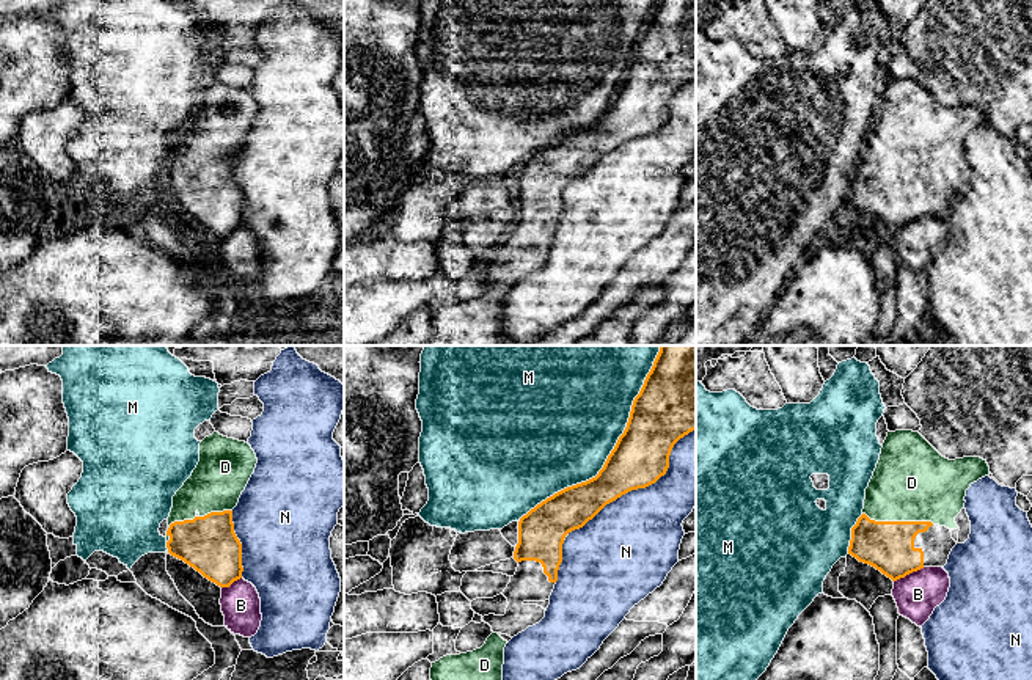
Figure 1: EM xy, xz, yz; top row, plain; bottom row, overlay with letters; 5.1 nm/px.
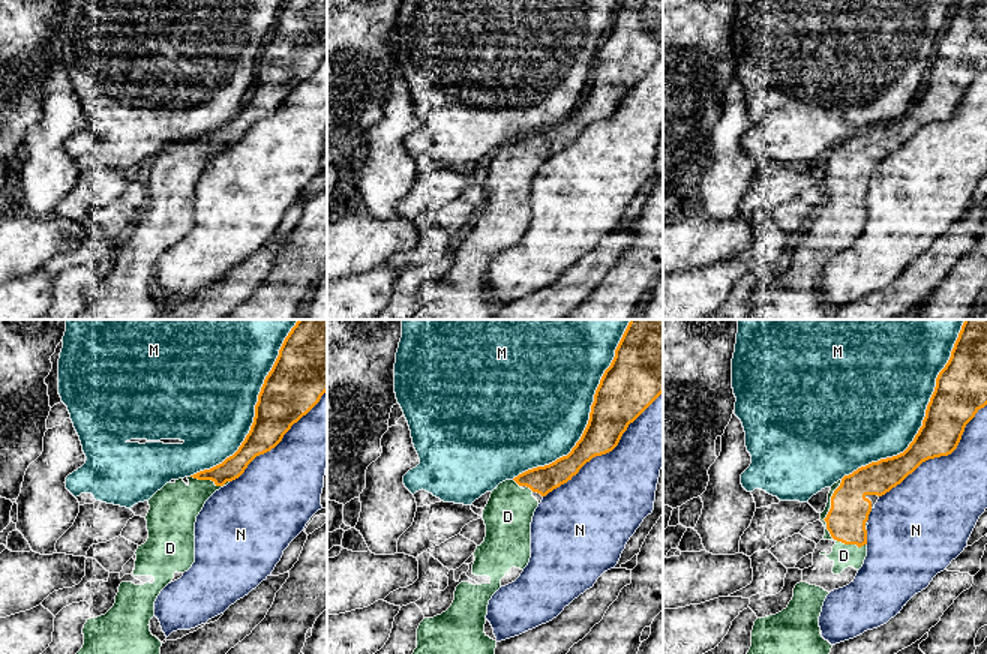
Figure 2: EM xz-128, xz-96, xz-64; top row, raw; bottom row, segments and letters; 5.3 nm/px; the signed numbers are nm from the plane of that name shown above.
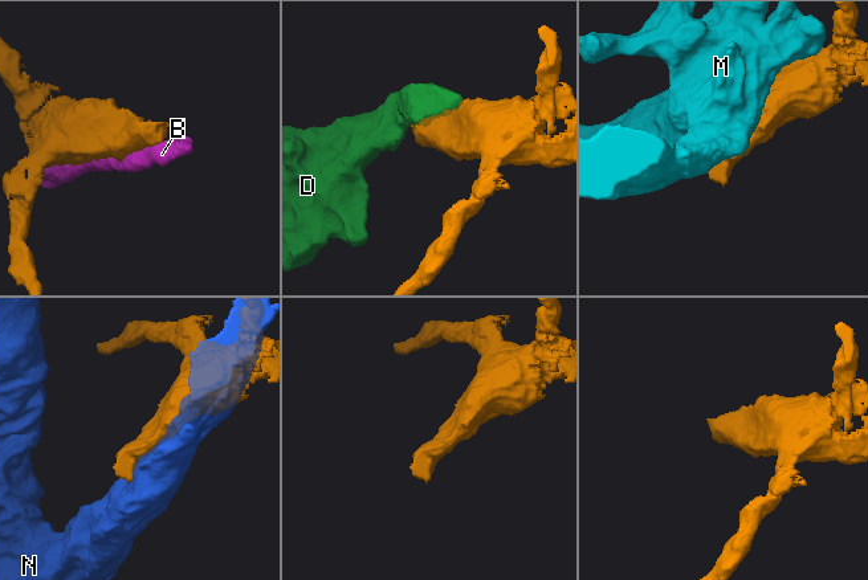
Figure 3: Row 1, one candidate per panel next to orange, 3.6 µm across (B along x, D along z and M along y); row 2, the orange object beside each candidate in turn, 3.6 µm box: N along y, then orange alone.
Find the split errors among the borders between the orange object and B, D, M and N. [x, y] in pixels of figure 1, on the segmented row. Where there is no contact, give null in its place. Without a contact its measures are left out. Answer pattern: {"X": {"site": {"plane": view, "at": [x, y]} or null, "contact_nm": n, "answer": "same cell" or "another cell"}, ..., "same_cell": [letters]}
{"B": {"site": {"plane": "yz", "at": [908, 573]}, "contact_nm": 180, "answer": "another cell"}, "D": {"site": {"plane": "yz", "at": [899, 522]}, "contact_nm": 380, "answer": "another cell"}, "M": {"site": {"plane": "xz", "at": [613, 449]}, "contact_nm": 1150, "answer": "another cell"}, "N": {"site": {"plane": "xz", "at": [640, 487]}, "contact_nm": 850, "answer": "another cell"}, "same_cell": []}

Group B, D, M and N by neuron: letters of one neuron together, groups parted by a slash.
B / D M / N

